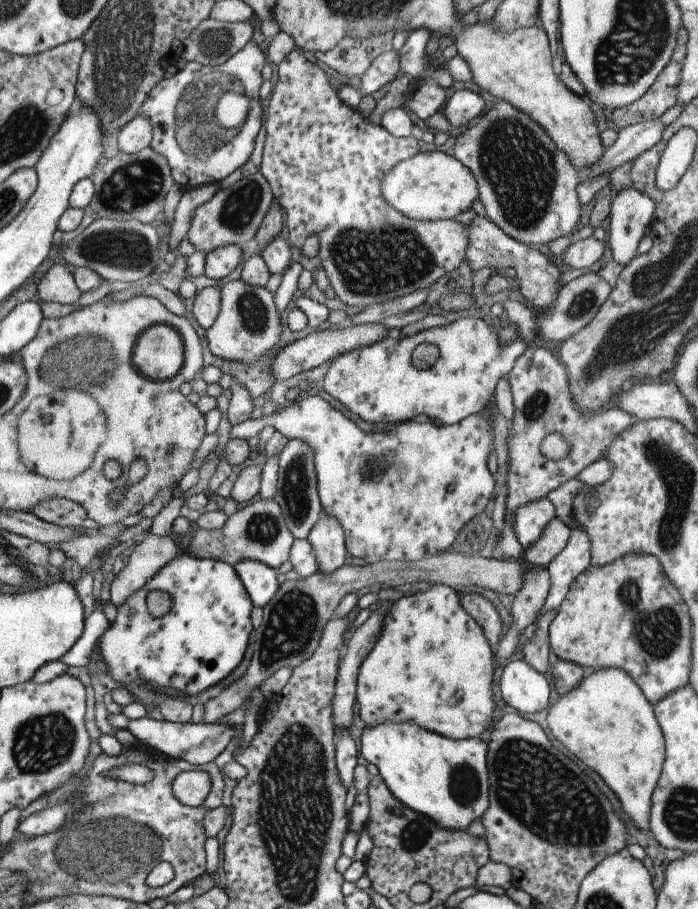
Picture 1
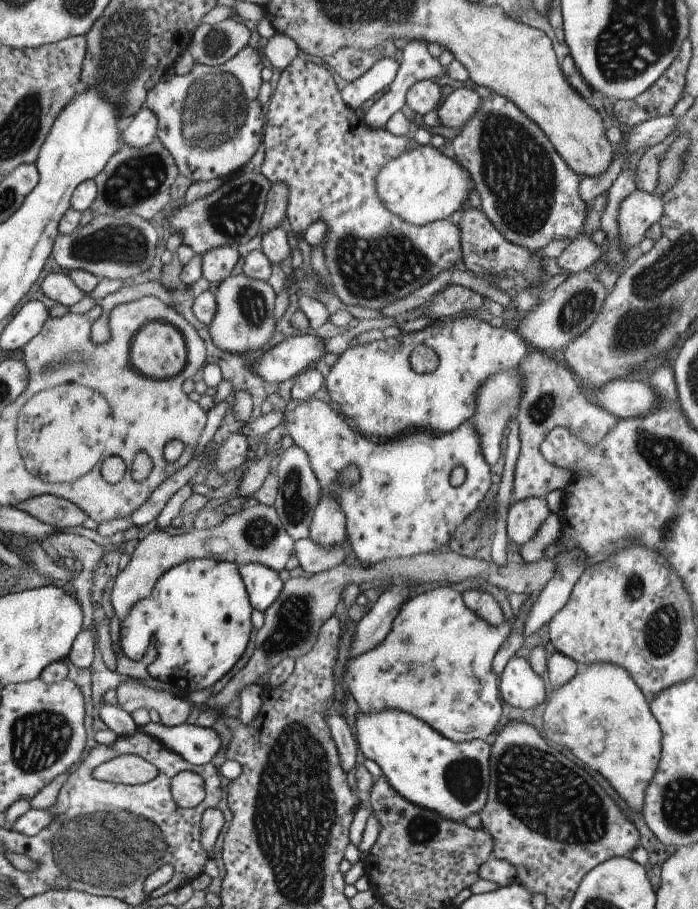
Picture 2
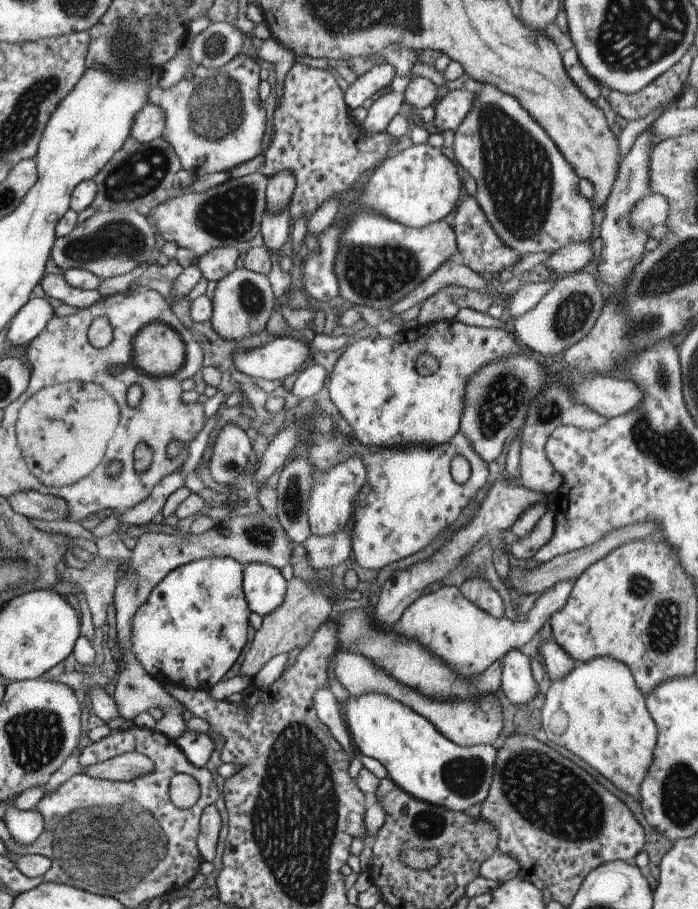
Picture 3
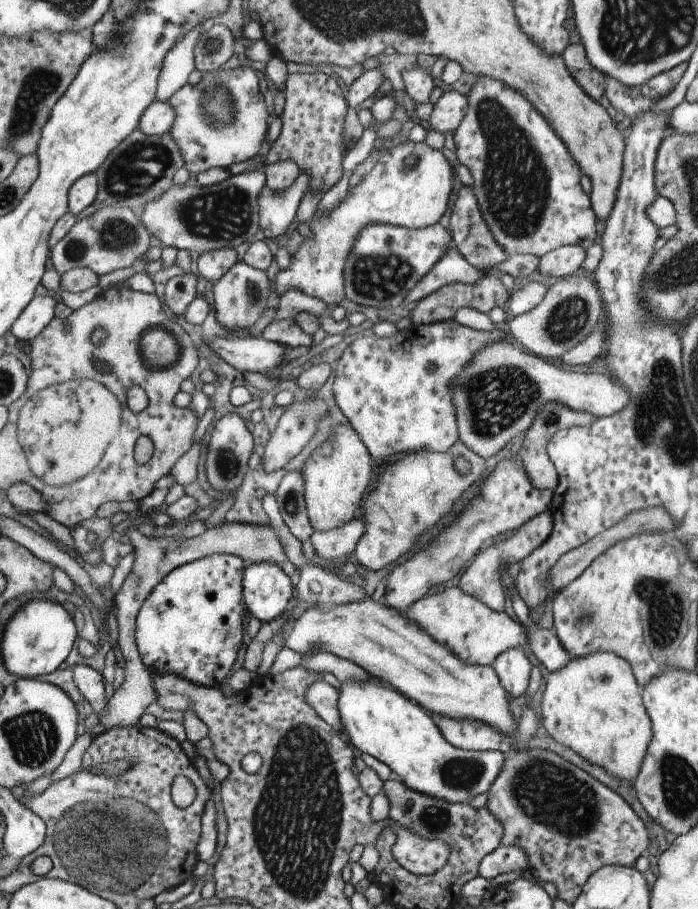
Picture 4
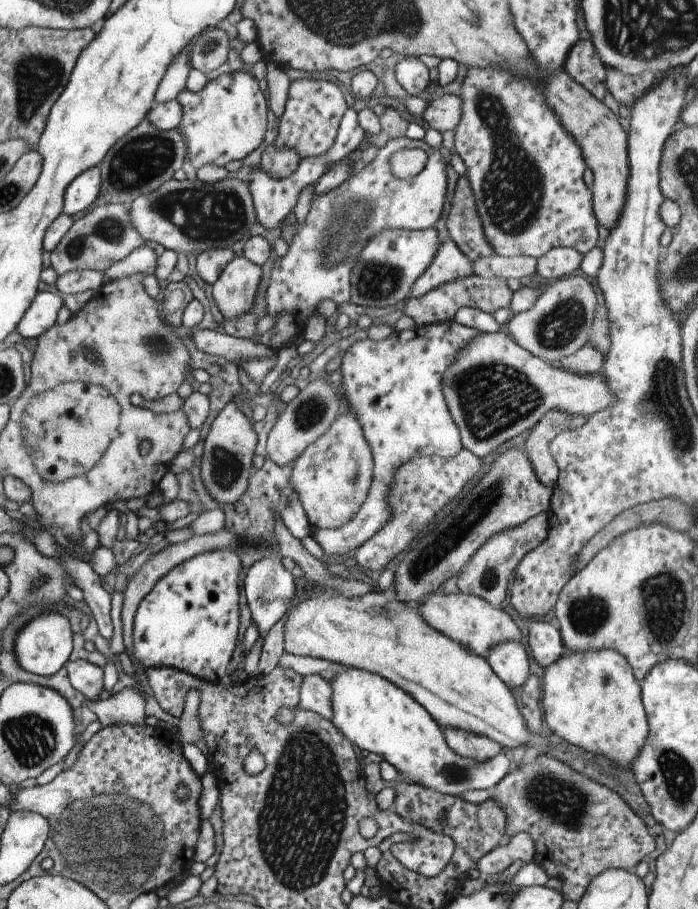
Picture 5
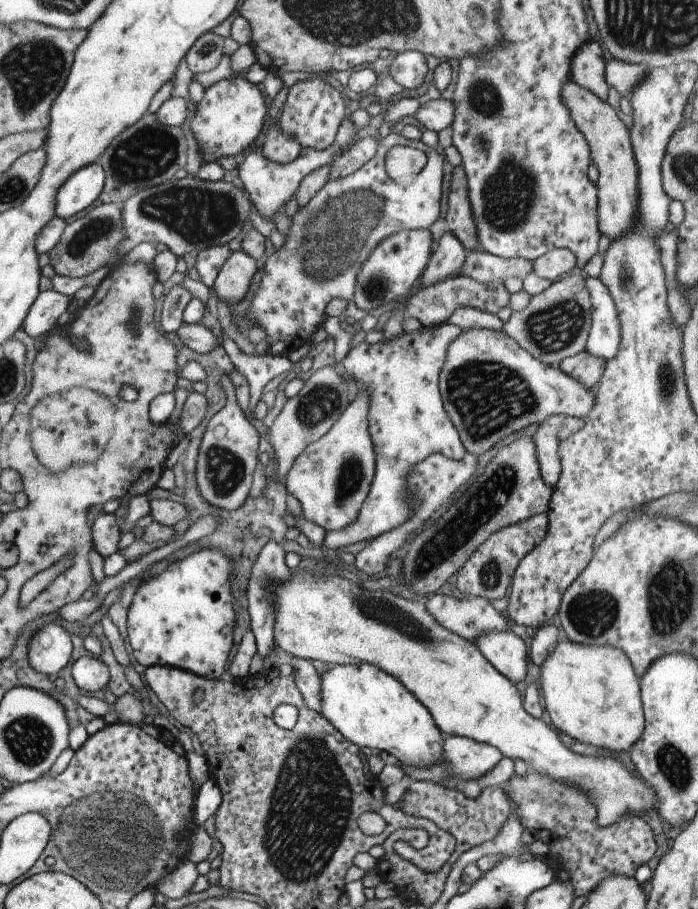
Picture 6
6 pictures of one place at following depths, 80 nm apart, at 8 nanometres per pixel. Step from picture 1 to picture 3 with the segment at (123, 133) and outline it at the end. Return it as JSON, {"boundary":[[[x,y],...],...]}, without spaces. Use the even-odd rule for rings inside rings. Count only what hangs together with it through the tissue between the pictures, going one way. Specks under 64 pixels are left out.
{"boundary":[[[147,103],[135,113],[128,136],[139,142],[149,142],[149,140],[161,136],[163,125],[162,111],[155,105]]]}

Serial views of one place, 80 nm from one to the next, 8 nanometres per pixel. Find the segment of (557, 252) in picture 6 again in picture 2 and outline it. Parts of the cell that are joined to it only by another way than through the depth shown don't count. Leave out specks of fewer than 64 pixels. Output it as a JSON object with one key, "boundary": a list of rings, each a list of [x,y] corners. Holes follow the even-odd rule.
{"boundary":[[[582,233],[577,234],[565,250],[561,251],[556,261],[561,270],[572,274],[589,268],[599,256],[601,256],[601,247]]]}

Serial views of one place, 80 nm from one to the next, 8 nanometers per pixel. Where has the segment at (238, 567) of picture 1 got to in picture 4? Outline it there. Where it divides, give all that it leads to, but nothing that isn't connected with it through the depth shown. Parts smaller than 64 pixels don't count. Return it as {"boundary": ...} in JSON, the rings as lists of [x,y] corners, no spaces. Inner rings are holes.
{"boundary":[[[267,561],[247,563],[242,571],[242,601],[246,606],[245,612],[255,616],[261,623],[278,617],[284,611],[287,601],[293,596],[293,587],[290,582],[280,565]]]}

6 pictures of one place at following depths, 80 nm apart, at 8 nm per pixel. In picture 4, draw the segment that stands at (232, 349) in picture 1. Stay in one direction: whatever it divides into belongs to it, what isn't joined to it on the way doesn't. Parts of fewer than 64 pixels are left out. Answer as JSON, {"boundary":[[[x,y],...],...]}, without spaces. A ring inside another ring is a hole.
{"boundary":[[[243,261],[236,262],[219,277],[219,280],[214,282],[212,286],[212,302],[211,310],[214,314],[214,319],[220,327],[228,331],[245,330],[249,326],[253,326],[261,312],[265,310],[265,303],[270,300],[271,292],[269,291],[269,282],[265,277],[265,271],[251,268]]]}

